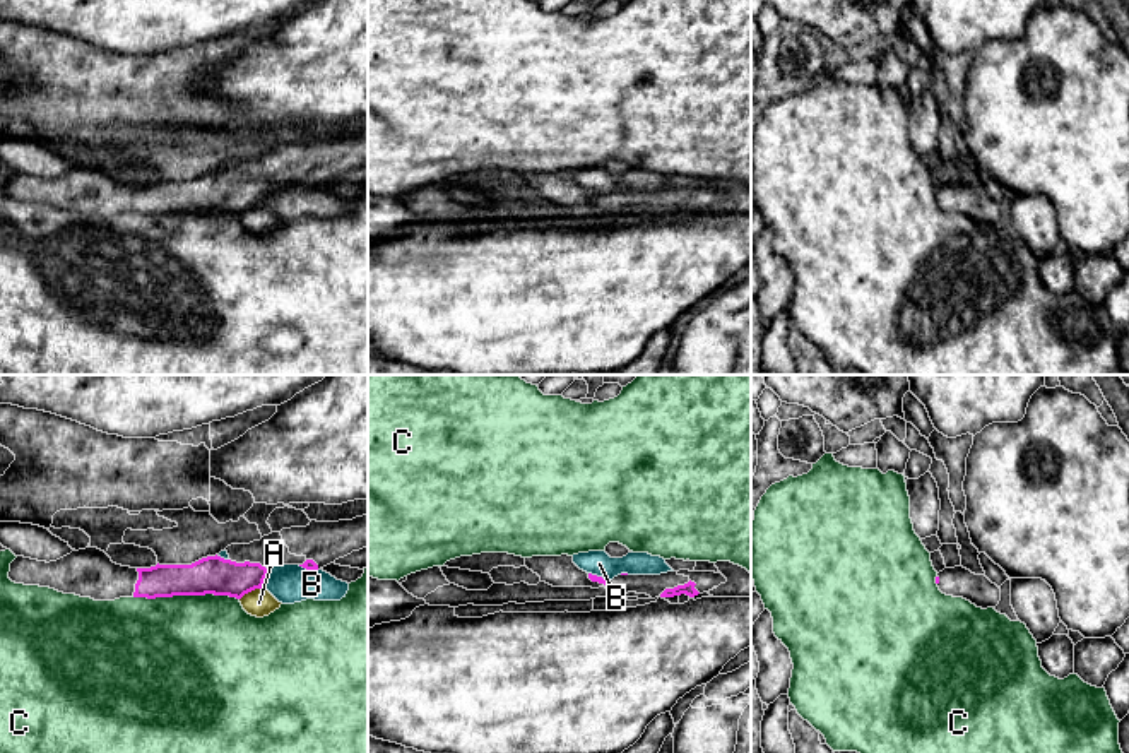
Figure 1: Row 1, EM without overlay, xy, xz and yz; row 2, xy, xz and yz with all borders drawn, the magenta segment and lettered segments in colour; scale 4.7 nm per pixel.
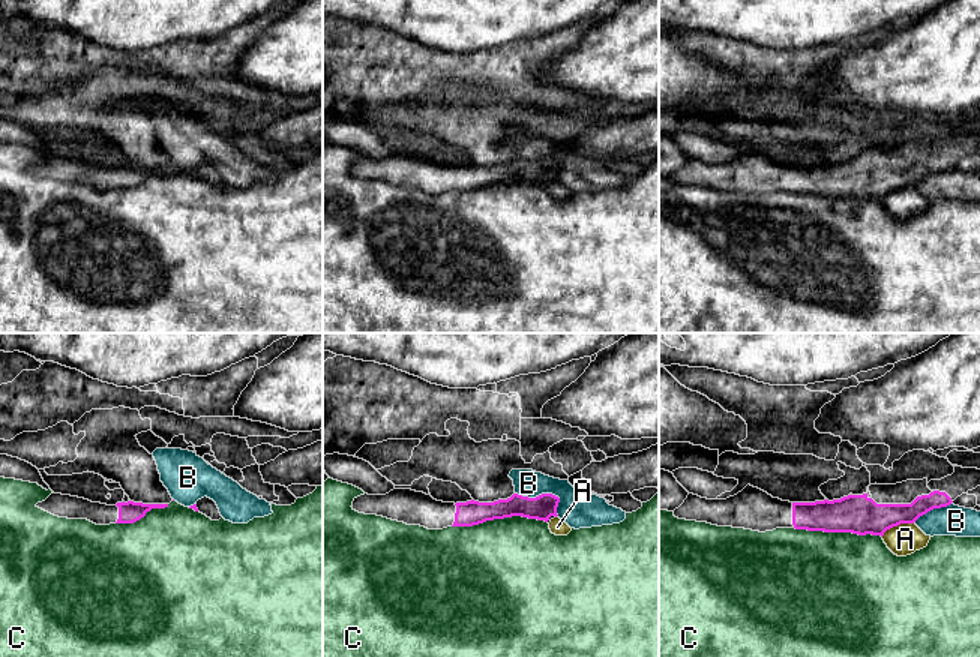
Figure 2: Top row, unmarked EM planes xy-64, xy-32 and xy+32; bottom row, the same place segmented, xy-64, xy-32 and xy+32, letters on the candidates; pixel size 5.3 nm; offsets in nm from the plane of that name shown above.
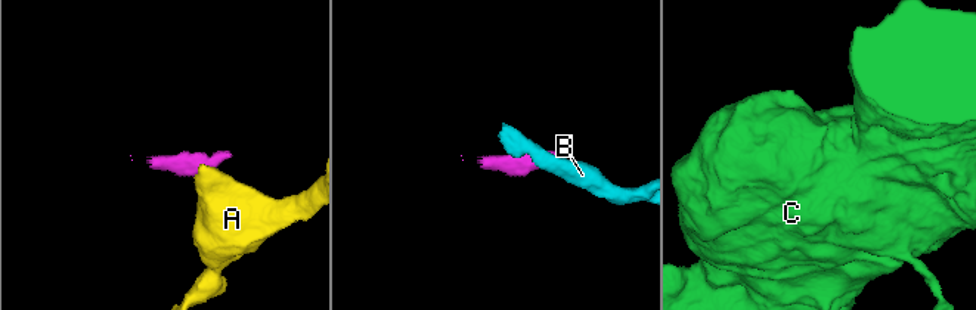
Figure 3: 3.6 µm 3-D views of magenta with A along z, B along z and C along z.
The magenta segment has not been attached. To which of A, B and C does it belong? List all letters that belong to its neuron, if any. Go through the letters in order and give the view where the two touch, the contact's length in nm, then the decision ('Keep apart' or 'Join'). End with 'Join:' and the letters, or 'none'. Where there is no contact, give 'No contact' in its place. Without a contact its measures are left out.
A: Touches magenta in xy. Shared border 120 nm. Keep apart
B: Touches magenta in xy. Shared border 100 nm. Keep apart
C: Touches magenta in xy. Shared border 500 nm. Keep apart
Join: none

